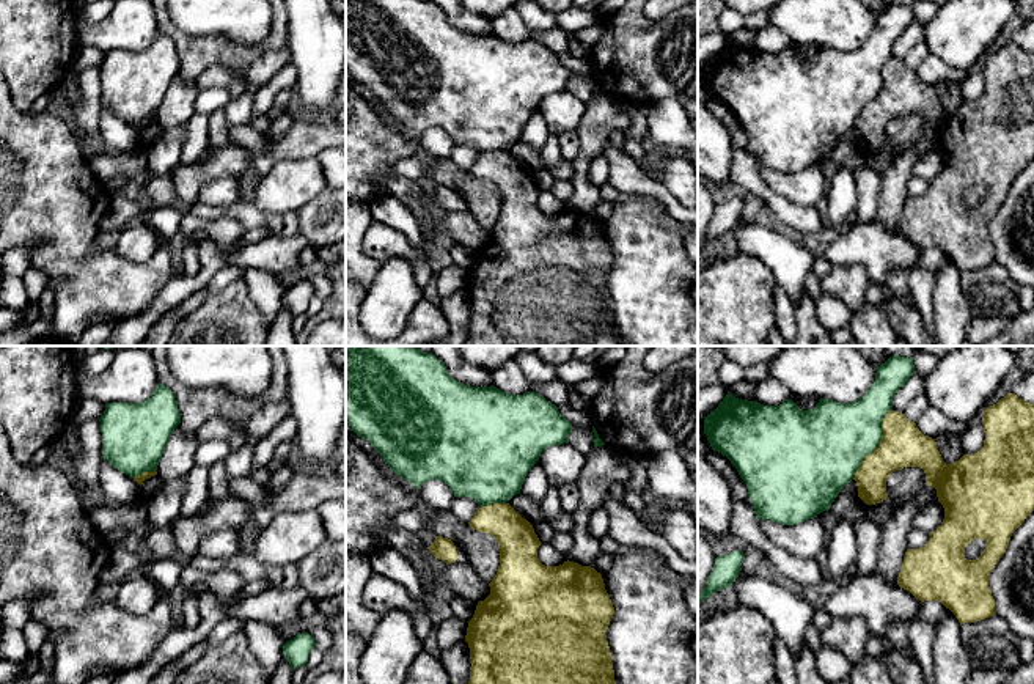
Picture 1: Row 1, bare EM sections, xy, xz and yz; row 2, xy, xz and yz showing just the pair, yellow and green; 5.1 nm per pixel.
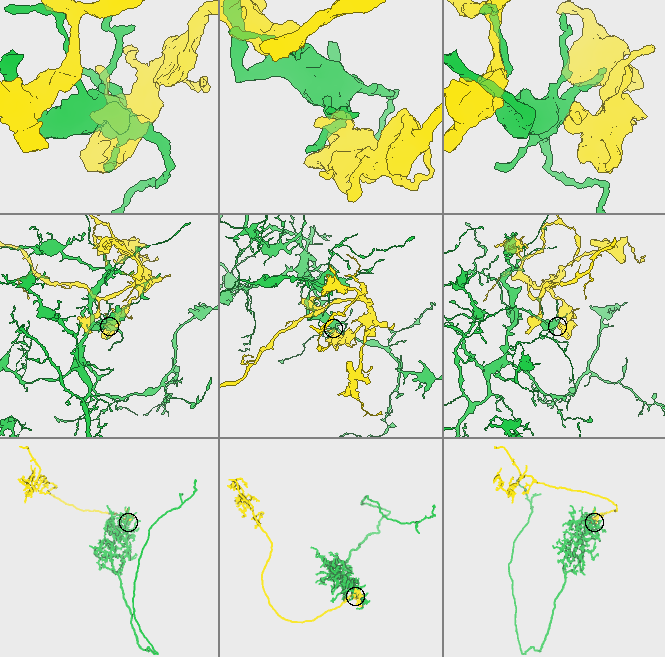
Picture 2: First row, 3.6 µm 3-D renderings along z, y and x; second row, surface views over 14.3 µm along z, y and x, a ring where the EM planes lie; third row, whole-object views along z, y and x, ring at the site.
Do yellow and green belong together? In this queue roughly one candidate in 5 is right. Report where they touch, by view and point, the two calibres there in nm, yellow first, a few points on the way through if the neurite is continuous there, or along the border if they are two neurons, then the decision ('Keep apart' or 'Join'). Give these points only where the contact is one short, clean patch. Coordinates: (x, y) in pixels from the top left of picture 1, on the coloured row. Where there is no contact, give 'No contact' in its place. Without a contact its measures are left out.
Touches yellow at yz (880, 444). Thickness 220 nm (yellow) against 380 nm. Boundary: yz (891, 408), (882, 423), (880, 442), (865, 458), (852, 478). Keep apart

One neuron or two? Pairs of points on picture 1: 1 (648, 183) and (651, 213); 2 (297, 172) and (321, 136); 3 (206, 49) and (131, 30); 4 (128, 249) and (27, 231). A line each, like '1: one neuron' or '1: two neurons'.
1: two neurons
2: two neurons
3: two neurons
4: two neurons

